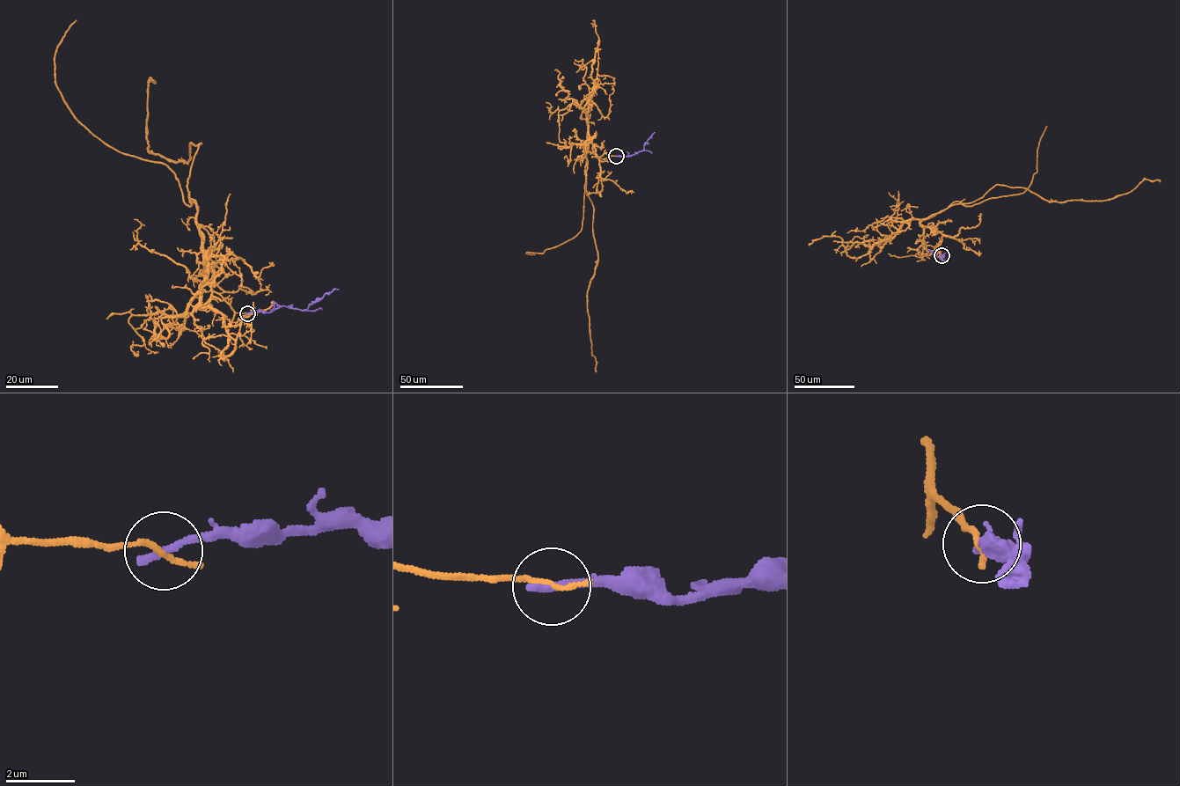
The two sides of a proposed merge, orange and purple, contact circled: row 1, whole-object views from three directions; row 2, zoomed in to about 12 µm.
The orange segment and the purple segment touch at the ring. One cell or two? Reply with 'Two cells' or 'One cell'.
Two cells

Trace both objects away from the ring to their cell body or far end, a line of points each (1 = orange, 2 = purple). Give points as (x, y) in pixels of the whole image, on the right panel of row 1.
1: (941, 255), (942, 235), (920, 223), (973, 202), (997, 185), (1059, 202), (1109, 200), (1145, 179), (1161, 181)
2: (941, 255), (944, 256), (941, 259), (928, 250)

